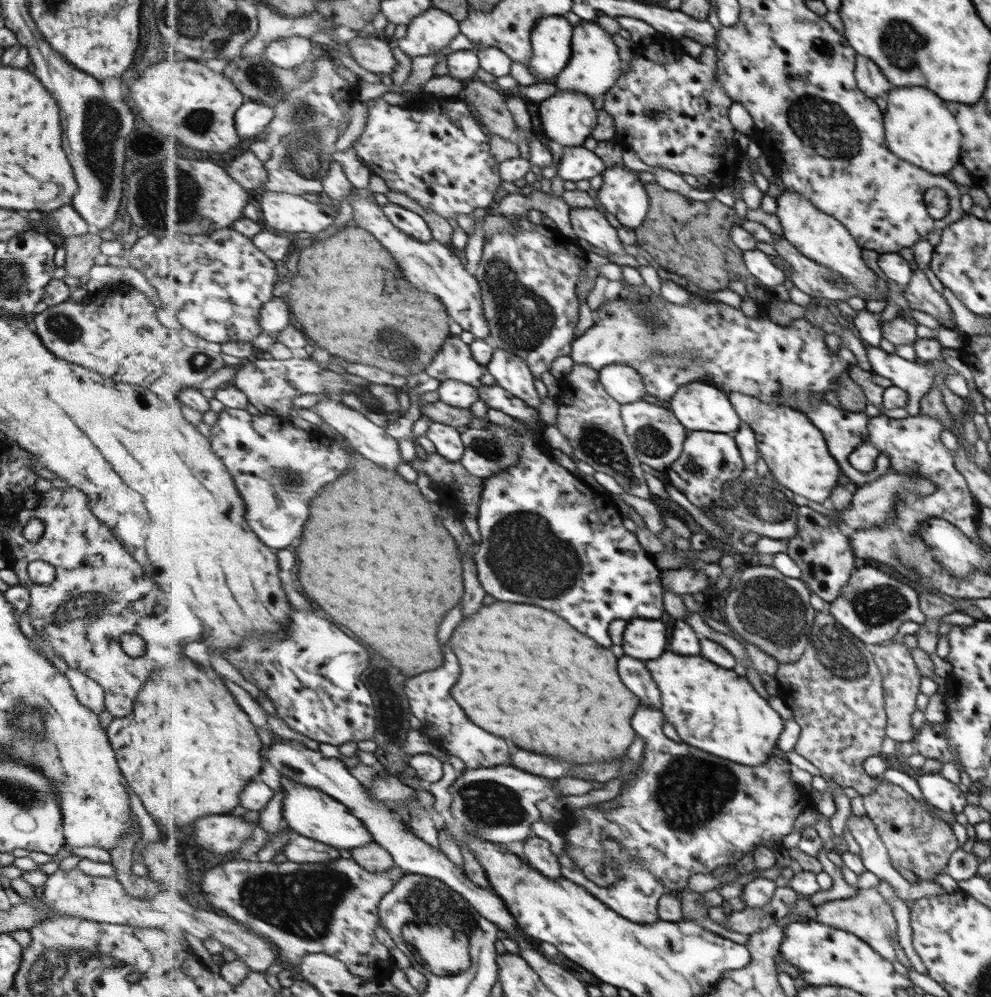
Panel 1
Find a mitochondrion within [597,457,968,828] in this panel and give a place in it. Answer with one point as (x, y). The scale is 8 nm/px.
(765, 608)

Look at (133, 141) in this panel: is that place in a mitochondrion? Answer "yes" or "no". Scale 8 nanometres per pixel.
yes

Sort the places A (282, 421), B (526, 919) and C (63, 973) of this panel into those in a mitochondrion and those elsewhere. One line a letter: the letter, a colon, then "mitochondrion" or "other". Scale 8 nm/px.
A: other
B: other
C: mitochondrion

